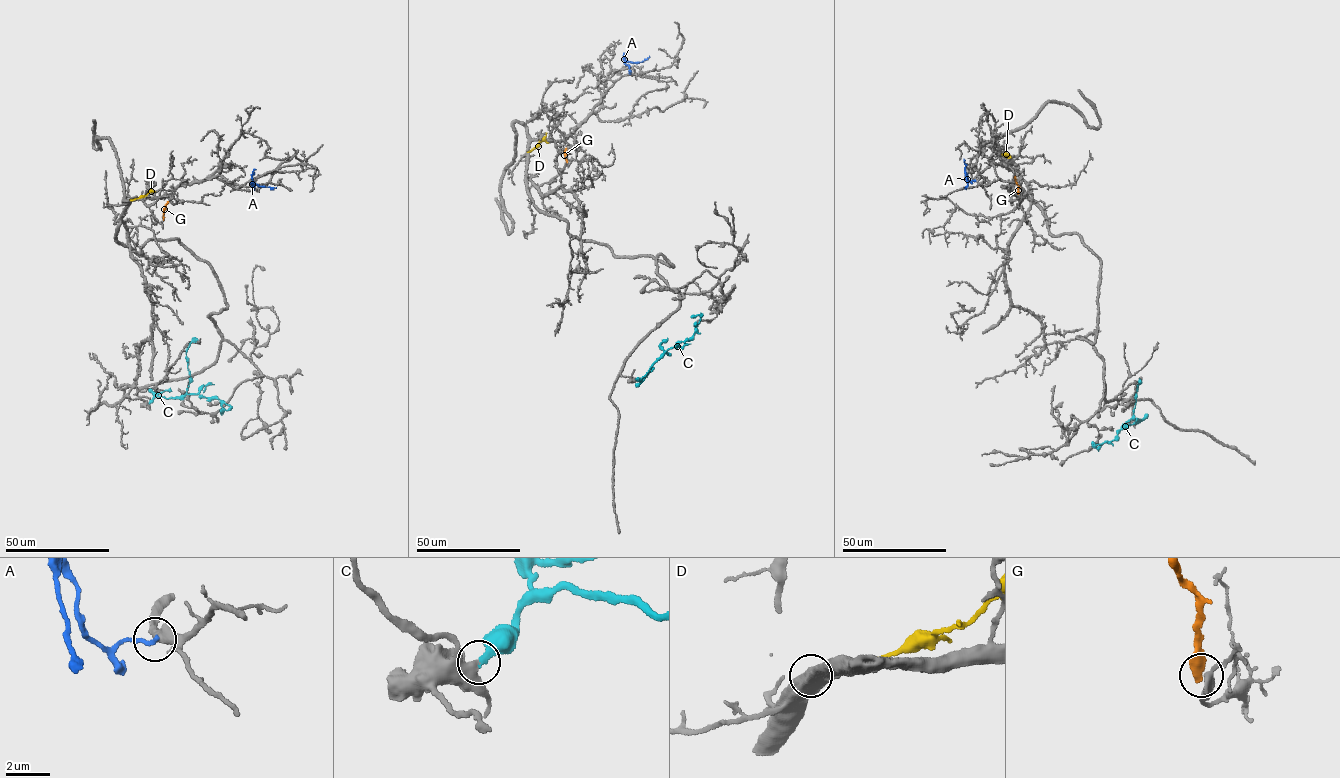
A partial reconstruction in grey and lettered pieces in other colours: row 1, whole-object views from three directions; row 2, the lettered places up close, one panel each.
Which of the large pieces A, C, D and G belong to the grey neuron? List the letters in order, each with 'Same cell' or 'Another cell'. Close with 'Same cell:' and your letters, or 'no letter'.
A: Another cell
C: Same cell
D: Another cell
G: Another cell
Same cell: C

